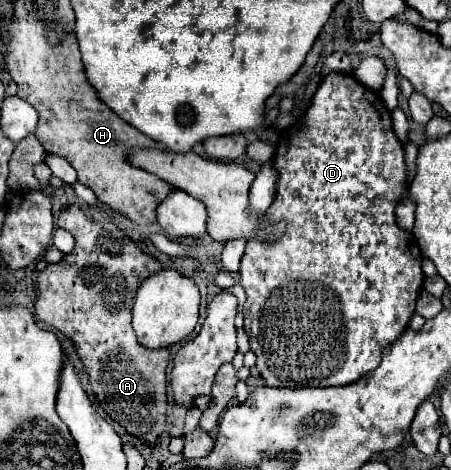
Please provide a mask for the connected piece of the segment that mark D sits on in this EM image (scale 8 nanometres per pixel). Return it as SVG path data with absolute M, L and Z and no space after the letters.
M331 72L321 80L315 96L311 98L307 112L301 118L297 118L293 126L279 132L279 144L275 148L275 170L277 170L277 196L269 206L265 220L269 220L269 224L285 220L287 222L285 234L273 244L263 244L257 238L249 240L239 270L239 284L247 292L245 328L249 334L251 352L257 356L257 370L267 386L279 386L279 388L351 384L361 376L365 376L367 372L375 370L381 362L383 348L395 342L401 336L401 332L407 328L415 312L415 302L419 298L423 278L425 278L421 270L421 252L417 240L413 238L411 232L399 228L395 220L395 208L403 192L407 190L407 168L403 158L403 144L397 140L391 128L391 112L385 108L377 92L371 92L369 88L359 84L351 74Z

